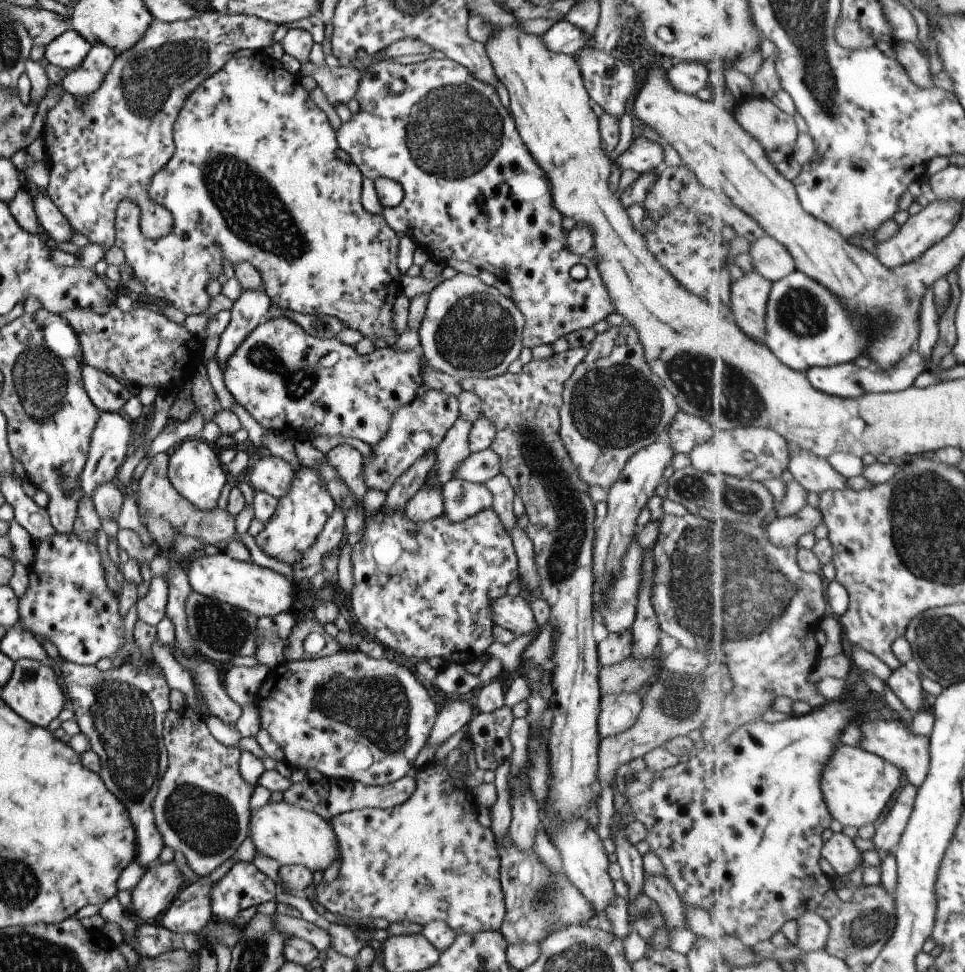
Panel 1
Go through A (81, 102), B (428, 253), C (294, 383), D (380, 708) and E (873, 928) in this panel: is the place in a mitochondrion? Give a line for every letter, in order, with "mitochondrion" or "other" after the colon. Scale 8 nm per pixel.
A: other
B: other
C: mitochondrion
D: mitochondrion
E: mitochondrion

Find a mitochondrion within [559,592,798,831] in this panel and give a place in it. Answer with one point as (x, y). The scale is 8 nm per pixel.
(683, 704)

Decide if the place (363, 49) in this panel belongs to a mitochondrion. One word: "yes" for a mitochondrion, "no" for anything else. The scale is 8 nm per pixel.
no

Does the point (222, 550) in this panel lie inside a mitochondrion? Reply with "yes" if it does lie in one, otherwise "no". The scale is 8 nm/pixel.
no

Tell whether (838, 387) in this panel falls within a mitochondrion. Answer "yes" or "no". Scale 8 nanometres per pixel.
no

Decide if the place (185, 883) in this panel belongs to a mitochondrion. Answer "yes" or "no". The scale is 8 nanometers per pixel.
no

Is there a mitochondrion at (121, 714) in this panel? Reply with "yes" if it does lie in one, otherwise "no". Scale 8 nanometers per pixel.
yes

